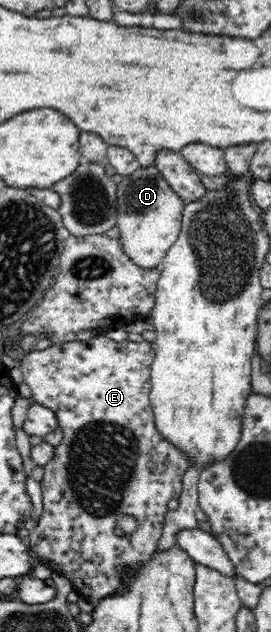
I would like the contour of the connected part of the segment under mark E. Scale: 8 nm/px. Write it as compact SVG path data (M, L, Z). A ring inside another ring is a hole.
M104 334L94 335L88 341L68 341L63 344L53 344L46 352L37 352L31 349L25 353L20 362L20 370L24 376L24 383L29 385L33 393L33 399L36 404L49 410L53 410L57 416L59 429L62 430L63 438L59 445L54 447L53 459L47 465L43 466L44 476L41 484L43 492L43 514L39 519L38 526L29 533L29 550L37 559L44 561L45 565L52 572L64 575L72 583L72 587L91 604L95 604L103 597L113 596L115 593L121 593L121 587L125 584L121 582L121 567L123 565L139 565L147 561L155 551L158 551L158 541L162 536L162 529L165 523L165 513L168 511L167 503L171 499L179 498L182 490L182 481L184 473L192 466L188 459L188 453L185 449L179 449L176 445L167 441L167 438L161 436L161 432L155 426L153 407L151 406L151 369L154 361L154 349L152 344L147 341L133 342L131 340L116 343ZM119 515L133 515L137 519L139 529L133 535L117 535L117 517Z

